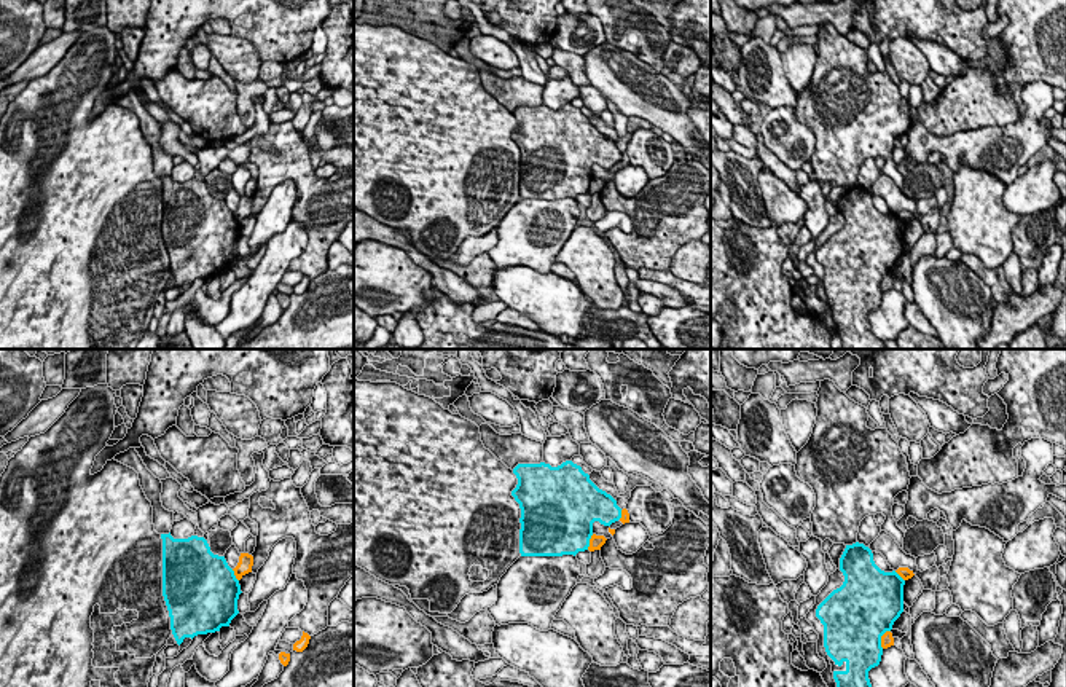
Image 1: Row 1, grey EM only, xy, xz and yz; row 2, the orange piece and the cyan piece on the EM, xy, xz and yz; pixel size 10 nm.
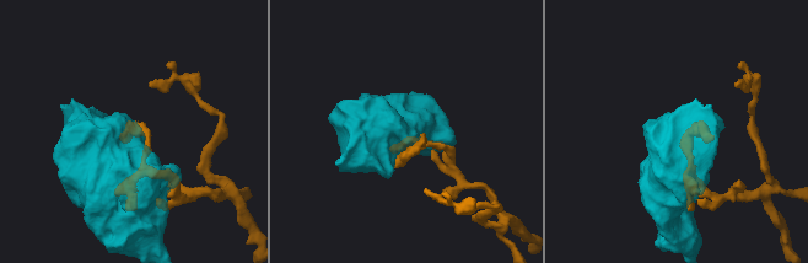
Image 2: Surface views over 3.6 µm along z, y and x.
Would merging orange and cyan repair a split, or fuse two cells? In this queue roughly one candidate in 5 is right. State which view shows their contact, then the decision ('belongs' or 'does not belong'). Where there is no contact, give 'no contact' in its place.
yz | does not belong

